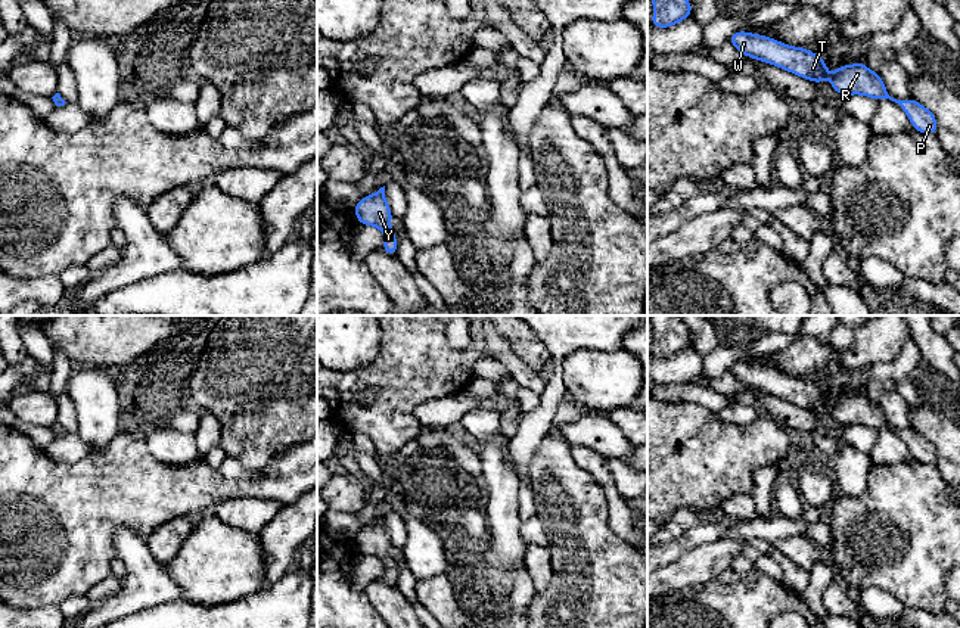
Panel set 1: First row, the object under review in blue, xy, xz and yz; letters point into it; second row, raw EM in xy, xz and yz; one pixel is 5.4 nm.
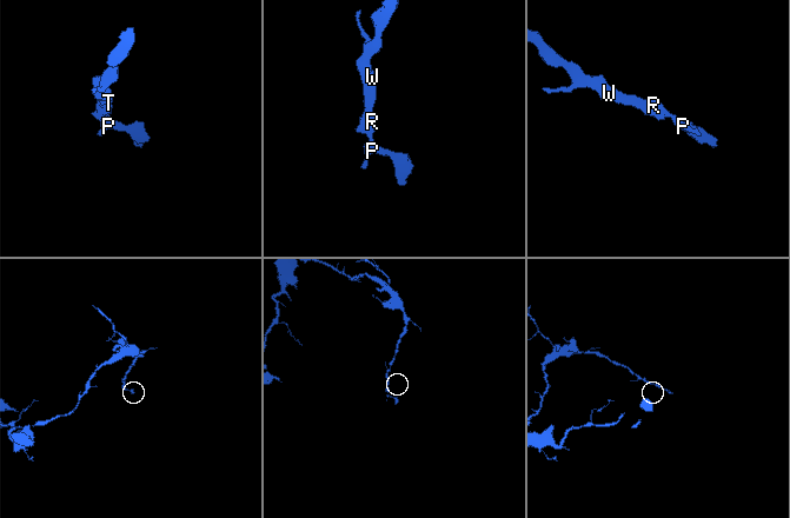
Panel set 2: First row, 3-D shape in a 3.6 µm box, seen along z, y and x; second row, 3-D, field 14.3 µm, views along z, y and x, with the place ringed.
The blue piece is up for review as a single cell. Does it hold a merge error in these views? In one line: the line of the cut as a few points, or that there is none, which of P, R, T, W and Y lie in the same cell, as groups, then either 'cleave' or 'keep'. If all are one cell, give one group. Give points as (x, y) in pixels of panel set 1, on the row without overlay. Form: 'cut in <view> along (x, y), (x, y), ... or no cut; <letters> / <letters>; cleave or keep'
no cut; P R T W Y; keep

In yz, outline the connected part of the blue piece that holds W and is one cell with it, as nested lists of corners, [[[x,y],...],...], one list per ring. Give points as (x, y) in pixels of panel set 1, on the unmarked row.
[[[746,361],[733,363],[728,371],[743,386],[779,397],[813,413],[823,413],[829,408],[836,425],[863,425],[879,432],[889,429],[902,438],[914,460],[925,464],[936,464],[938,461],[938,451],[929,439],[914,429],[897,430],[891,428],[880,404],[873,402],[864,392],[842,395],[829,407],[827,394],[808,379],[787,376],[776,369]]]

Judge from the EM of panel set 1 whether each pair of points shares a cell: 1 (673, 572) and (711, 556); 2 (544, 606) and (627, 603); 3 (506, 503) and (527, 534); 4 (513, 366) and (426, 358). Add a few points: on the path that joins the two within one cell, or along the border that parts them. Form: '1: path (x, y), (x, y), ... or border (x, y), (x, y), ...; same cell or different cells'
1: path (682, 572), (702, 563); same cell
2: path (565, 606), (599, 606), (606, 603); same cell
3: border (519, 521), (519, 537), (527, 544); different cells
4: border (496, 330), (525, 363), (543, 373); different cells

